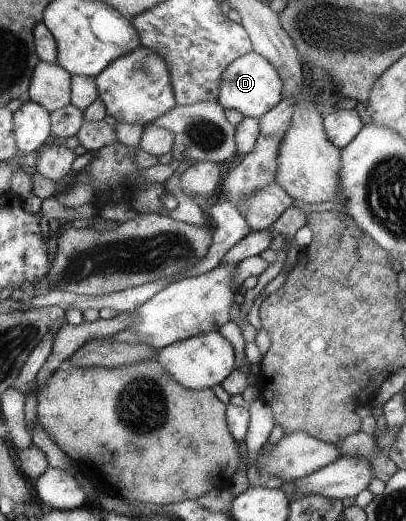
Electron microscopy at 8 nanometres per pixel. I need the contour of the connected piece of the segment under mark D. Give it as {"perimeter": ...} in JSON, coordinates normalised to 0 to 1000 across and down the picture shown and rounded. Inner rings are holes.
{"perimeter":[[[613,100],[567,119],[542,154],[534,196],[549,209],[581,209],[599,223],[638,226],[680,203],[700,182],[700,155],[685,144],[682,132],[663,115],[650,113],[650,107],[635,106],[631,100]]]}

